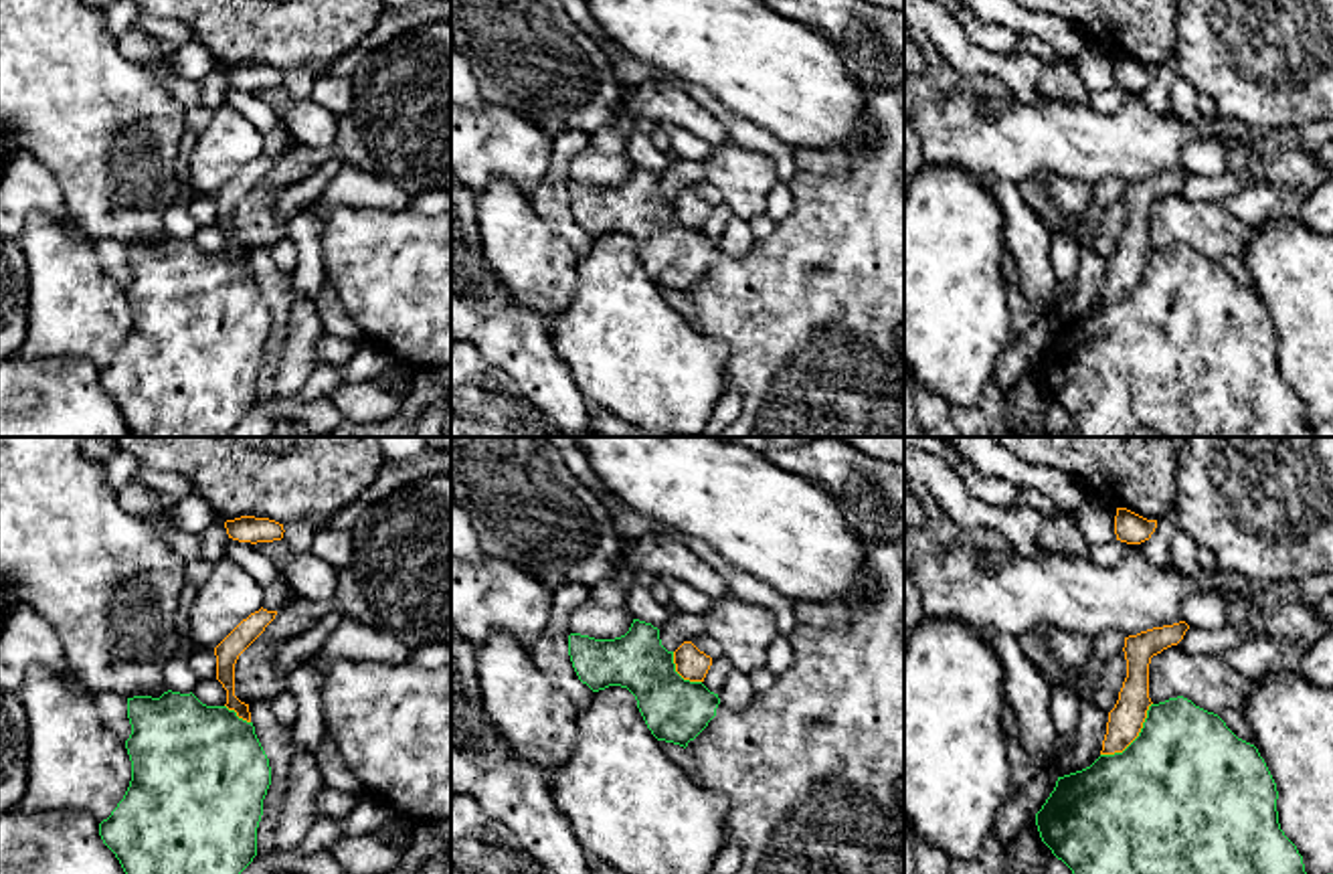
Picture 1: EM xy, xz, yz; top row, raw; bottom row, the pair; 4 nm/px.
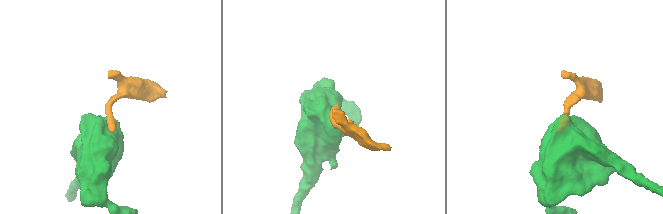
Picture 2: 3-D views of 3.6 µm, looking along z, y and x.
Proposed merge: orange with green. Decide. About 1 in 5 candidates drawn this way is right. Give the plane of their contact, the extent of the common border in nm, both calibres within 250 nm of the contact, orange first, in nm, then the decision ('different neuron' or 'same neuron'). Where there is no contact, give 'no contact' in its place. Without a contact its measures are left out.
meets orange in yz; contact 300 nm long; 140 nm thick on the orange side, 500 nm on the other; different neuron

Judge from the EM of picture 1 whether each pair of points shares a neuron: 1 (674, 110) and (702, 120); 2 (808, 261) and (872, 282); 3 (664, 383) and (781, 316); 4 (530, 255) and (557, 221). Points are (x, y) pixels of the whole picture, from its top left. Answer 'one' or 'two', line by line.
1: one
2: one
3: two
4: two

